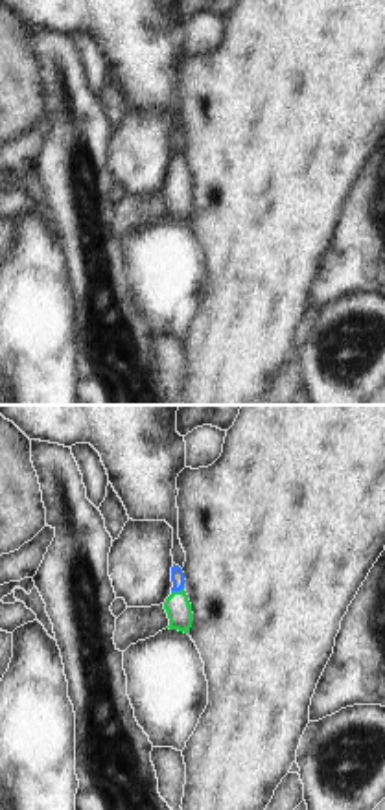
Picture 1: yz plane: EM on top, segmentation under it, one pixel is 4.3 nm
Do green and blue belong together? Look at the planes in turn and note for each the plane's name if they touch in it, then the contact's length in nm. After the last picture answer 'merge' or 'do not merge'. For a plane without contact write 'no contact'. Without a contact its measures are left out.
meets green in yz; contact 60 nm long

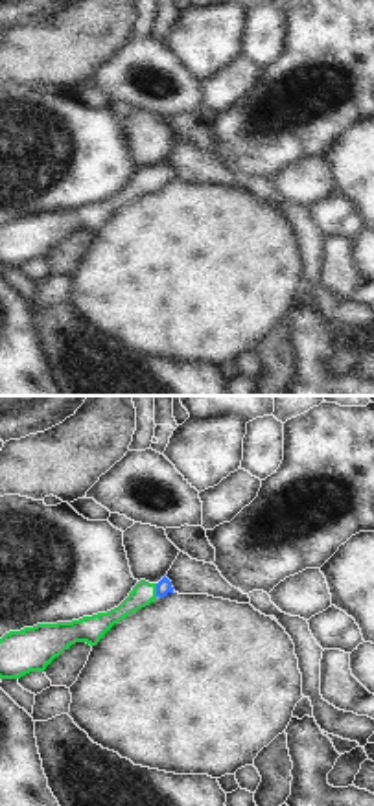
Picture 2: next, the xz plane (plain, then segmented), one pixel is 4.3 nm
meets green in xz; contact 60 nm long

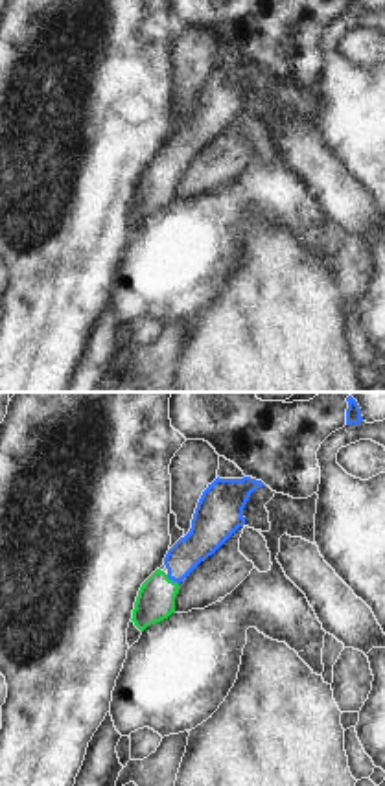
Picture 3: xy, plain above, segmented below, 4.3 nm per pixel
meets green in xy; contact 70 nm long

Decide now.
merge

